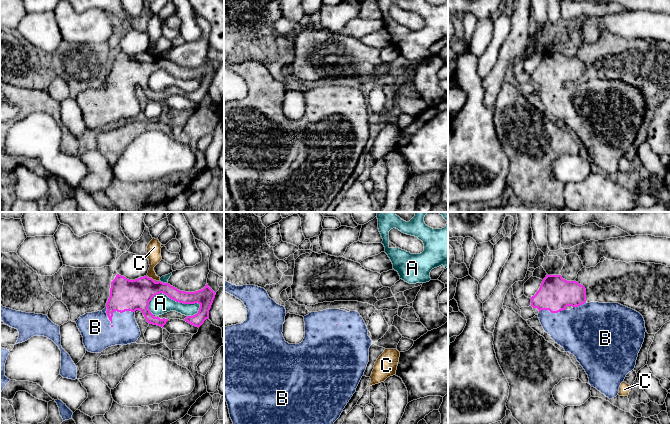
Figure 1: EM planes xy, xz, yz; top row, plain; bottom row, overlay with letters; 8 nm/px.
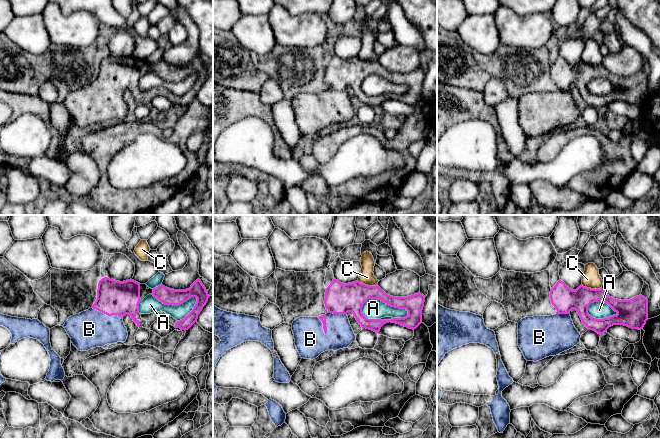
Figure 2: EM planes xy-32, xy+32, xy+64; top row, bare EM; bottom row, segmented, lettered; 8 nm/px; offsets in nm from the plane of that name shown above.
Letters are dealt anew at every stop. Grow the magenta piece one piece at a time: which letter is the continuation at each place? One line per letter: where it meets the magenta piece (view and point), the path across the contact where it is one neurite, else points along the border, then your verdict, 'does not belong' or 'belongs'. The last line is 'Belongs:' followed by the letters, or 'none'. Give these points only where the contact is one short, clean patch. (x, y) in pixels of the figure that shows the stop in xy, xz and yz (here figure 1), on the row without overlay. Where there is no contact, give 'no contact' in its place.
A: contact xy (171, 74); does not belong
B: contact xy (115, 86); belongs
C: contact xy (151, 54); border xy (147, 51), (154, 56); does not belong
Belongs: B

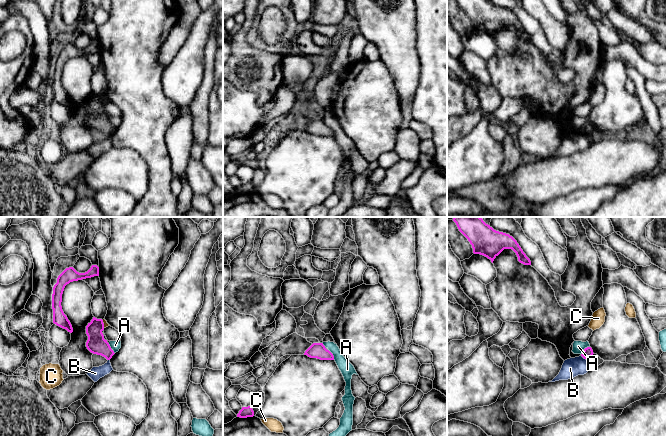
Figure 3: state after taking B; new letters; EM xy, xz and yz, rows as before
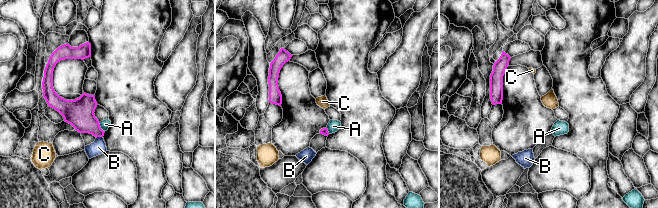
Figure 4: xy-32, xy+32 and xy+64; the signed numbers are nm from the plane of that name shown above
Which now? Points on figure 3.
A: contact yz (584, 125); border yz (589, 122), (581, 130); does not belong
B: contact yz (583, 133); border yz (581, 131), (585, 135); does not belong
C: contact xy (103, 100); border xy (102, 96), (104, 103); does not belong
Belongs: none

